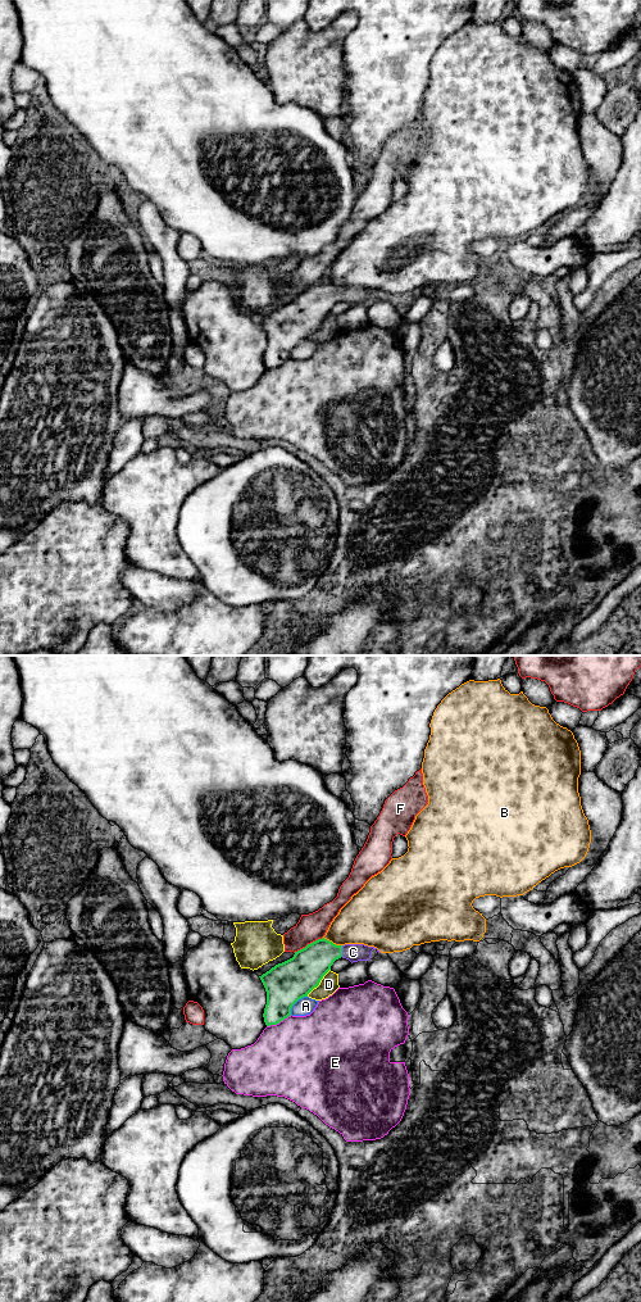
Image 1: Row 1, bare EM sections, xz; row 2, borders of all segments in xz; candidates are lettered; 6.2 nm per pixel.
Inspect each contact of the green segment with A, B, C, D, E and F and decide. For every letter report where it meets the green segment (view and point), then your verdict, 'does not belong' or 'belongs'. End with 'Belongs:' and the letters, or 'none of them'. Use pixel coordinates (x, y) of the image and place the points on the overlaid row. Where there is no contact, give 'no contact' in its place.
A: meets green in xz at (295, 1002); does not belong
B: meets green in xz at (331, 942); does not belong
C: meets green in xz at (341, 951); belongs
D: meets green in xz at (319, 981); does not belong
E: meets green in xz at (278, 1022); does not belong
F: meets green in xz at (308, 944); does not belong
Belongs: C

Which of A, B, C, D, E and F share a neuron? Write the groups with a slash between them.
A / B / C / D / E / F

